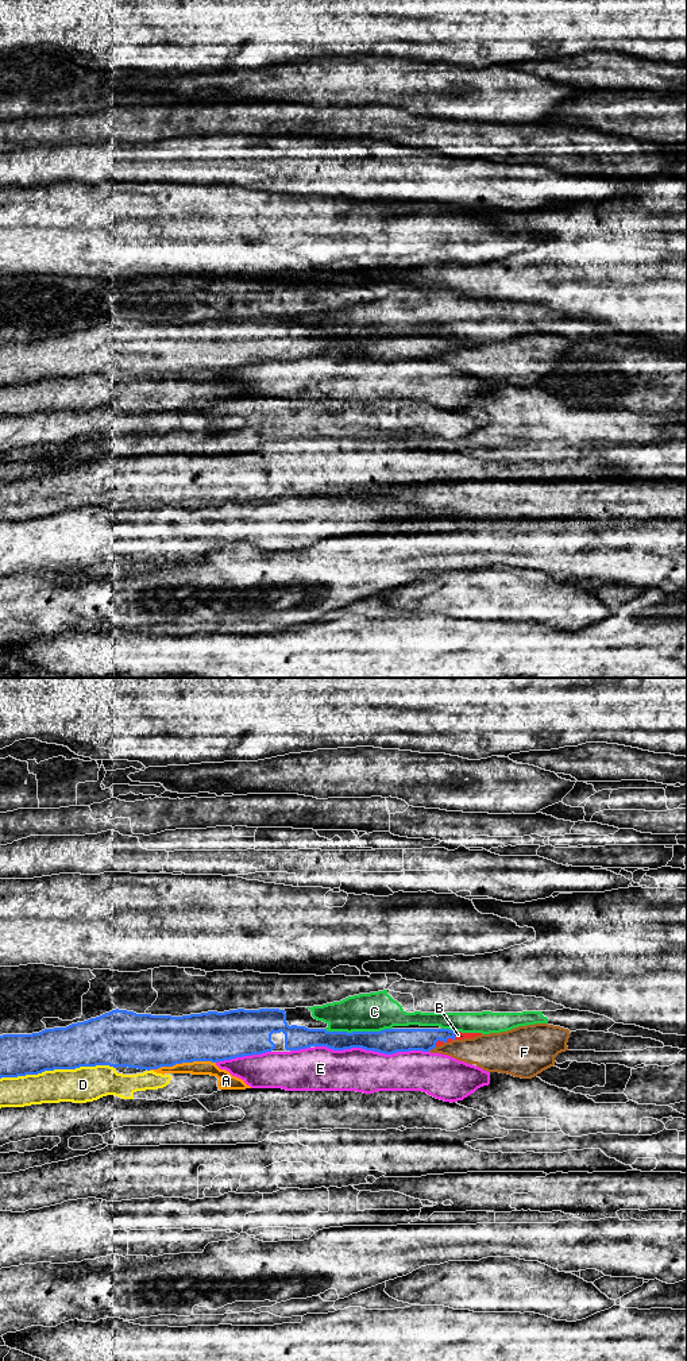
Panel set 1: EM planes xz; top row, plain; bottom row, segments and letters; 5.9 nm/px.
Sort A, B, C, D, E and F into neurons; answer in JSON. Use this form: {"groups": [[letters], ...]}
{"groups": [["A", "D"], ["B"], ["C"], ["E"], ["F"]]}

